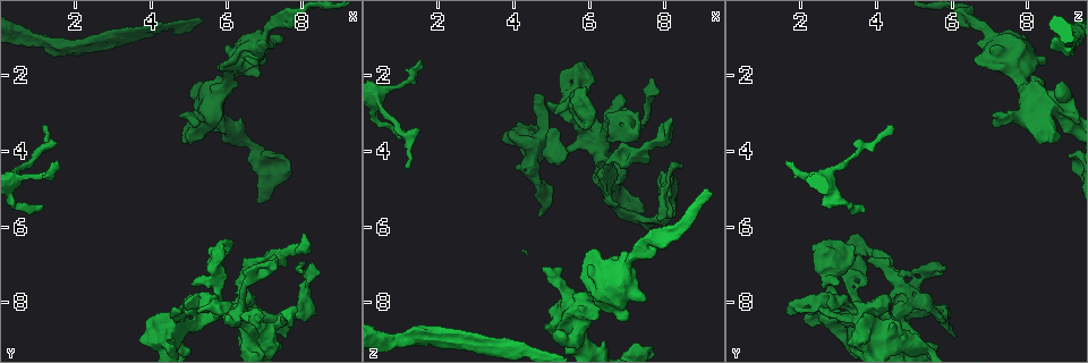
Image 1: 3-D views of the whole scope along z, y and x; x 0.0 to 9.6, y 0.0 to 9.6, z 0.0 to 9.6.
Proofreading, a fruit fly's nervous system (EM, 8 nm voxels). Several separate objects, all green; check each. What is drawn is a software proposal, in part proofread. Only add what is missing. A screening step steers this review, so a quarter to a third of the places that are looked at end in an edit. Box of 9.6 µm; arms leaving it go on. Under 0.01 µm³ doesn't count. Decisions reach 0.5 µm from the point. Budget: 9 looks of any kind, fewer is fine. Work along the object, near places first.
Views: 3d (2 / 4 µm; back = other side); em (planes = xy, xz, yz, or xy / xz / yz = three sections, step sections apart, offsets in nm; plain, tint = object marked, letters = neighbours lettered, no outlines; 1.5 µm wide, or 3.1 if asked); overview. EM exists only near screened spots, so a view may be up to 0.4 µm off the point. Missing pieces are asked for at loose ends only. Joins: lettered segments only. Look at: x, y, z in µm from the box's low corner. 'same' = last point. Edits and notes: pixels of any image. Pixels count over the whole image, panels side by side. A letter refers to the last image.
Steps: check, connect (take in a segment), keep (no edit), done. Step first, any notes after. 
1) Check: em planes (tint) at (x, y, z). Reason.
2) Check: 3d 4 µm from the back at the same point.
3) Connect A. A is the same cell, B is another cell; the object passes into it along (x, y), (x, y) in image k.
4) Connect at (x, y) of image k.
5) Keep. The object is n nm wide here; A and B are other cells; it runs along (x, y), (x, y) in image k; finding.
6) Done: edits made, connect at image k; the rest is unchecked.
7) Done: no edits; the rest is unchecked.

Check: em planes (tint) at (6.80, 8.40, 2.50). Free end.

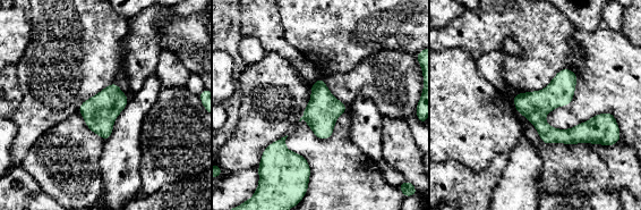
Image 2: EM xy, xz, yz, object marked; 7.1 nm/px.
Check: em planes (letters) at the same point. What lies round it.

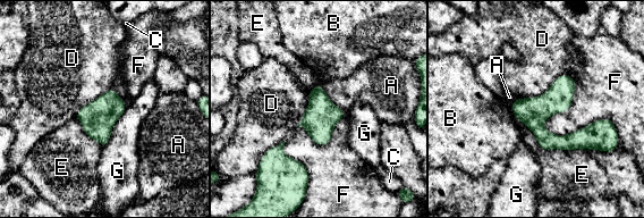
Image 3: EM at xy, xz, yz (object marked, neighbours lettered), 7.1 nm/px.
Keep. The longest contact is with E, 600 nm; A, B, C, D, E, F and G are other cells; a border runs along (511, 102), (543, 149), (584, 149) in image 3; none of them fits.

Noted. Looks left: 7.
Check: 3d 4 µm at (4.55, 8.20, 2.45). Branch stops here.

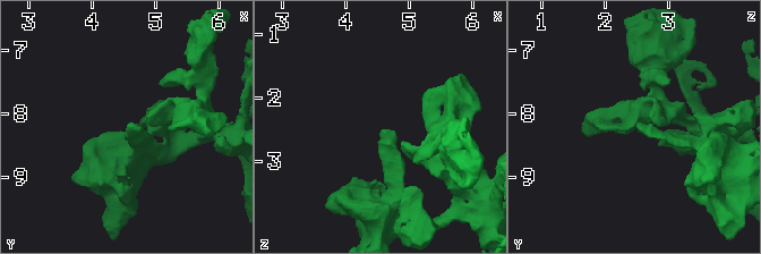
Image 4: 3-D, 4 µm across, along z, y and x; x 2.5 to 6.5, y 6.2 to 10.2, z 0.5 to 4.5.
Check: em xz step 4 (tint) at (4.60, 8.20, 2.50). Now the EM.

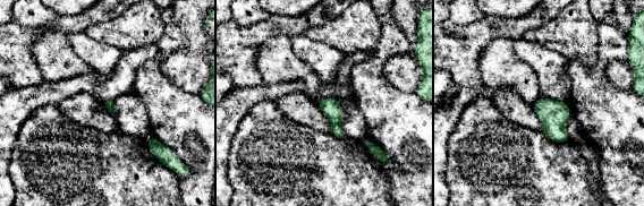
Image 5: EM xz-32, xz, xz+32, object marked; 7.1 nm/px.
Check: em planes (letters) at the same point. Another direction.

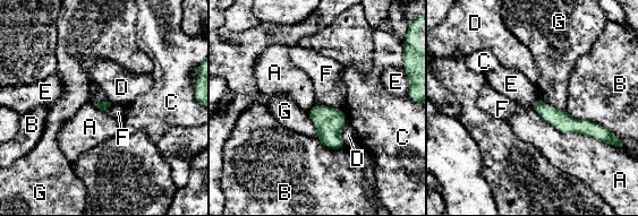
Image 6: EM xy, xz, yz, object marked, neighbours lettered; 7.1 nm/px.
Keep. A, B, C, D, E, F and G are other cells; no lettered segment goes on from it.

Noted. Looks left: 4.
Check: 3d 2 µm at (1.20, 3.40, 4.45). Tapers out.

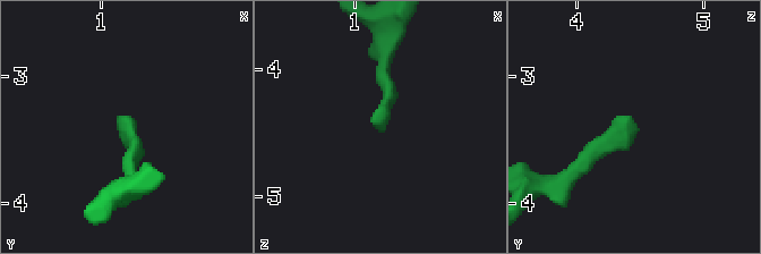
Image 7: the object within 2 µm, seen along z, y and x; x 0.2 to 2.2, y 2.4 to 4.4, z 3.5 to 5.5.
Check: em xz step 4 (letters) at (1.24, 3.38, 4.50).

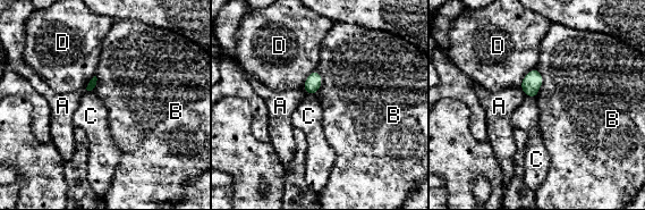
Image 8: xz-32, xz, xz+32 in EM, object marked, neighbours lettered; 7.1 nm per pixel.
Keep. The longest contact is with B, 220 nm; A, B, C and D are other cells; a border runs along (535, 67), (542, 76), (535, 98) in image 8; none of them fits.

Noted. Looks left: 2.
Check: em planes (letters) at (4.80, 3.05, 7.15). Free end.

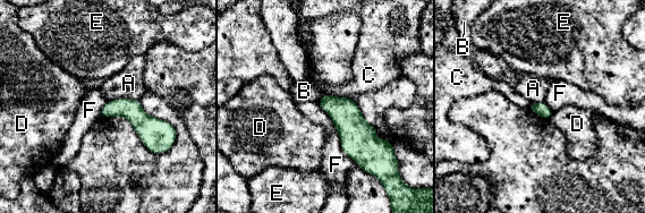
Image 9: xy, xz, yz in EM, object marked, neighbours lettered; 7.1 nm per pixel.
Keep. The longest contact is with F, 500 nm; A, B, C, D, E and F are other cells; a border runs along (317, 102), (340, 147), (357, 163) in image 9; no lettered segment goes on from it.

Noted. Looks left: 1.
Done: no edits; the rest is unchecked.

